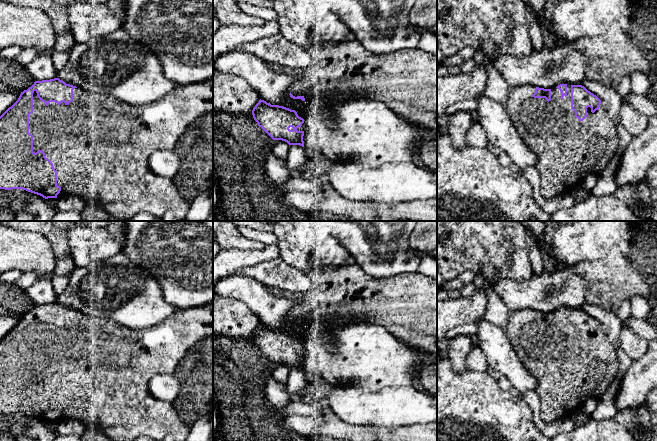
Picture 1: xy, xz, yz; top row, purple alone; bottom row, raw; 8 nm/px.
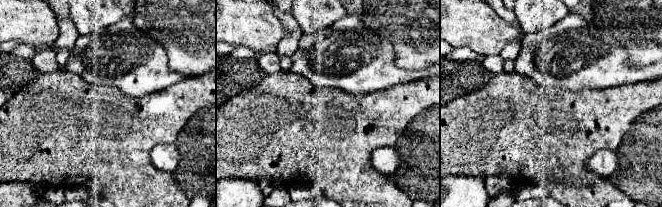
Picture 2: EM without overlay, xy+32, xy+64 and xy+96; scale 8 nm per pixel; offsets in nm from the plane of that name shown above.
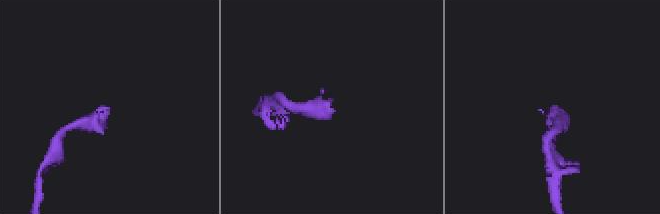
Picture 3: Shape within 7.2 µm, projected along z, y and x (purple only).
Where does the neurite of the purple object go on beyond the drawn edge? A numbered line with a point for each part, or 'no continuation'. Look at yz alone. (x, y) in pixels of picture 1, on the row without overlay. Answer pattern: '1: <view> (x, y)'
1: yz (567, 374)

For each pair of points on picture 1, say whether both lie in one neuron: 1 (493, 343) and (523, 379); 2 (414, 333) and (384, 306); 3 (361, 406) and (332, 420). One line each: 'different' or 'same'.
1: same
2: same
3: different

